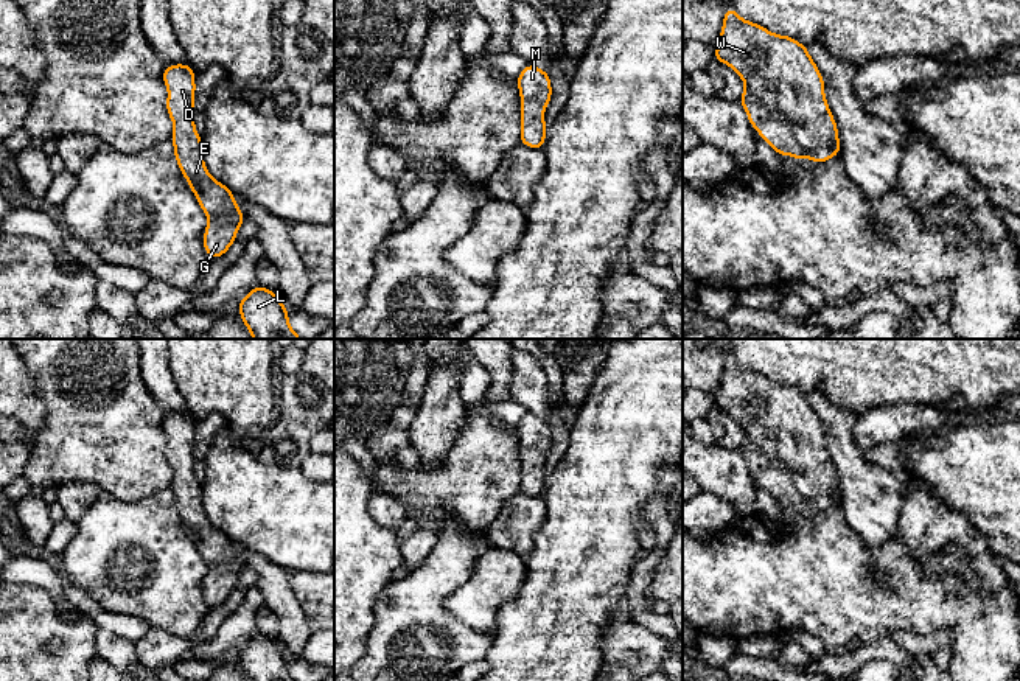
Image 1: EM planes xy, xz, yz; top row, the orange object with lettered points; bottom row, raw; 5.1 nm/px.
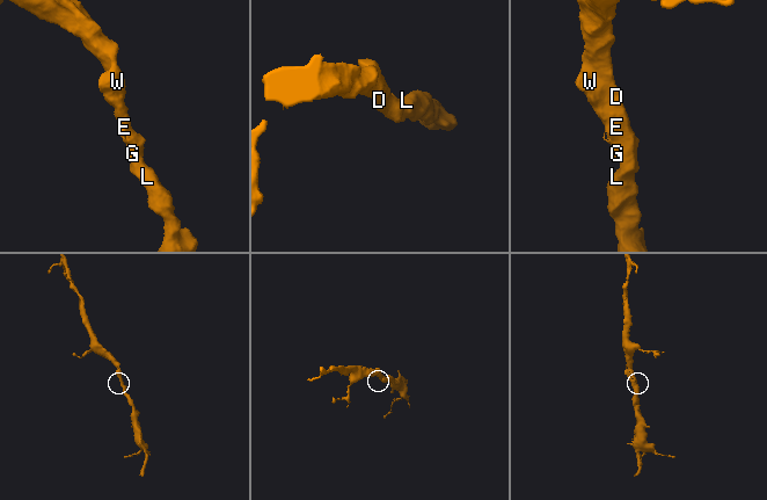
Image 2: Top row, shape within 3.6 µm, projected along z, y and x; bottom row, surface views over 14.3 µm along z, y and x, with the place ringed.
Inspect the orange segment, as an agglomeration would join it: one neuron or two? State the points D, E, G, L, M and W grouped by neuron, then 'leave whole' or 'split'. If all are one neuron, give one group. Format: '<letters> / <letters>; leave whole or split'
D E G L M W; leave whole

